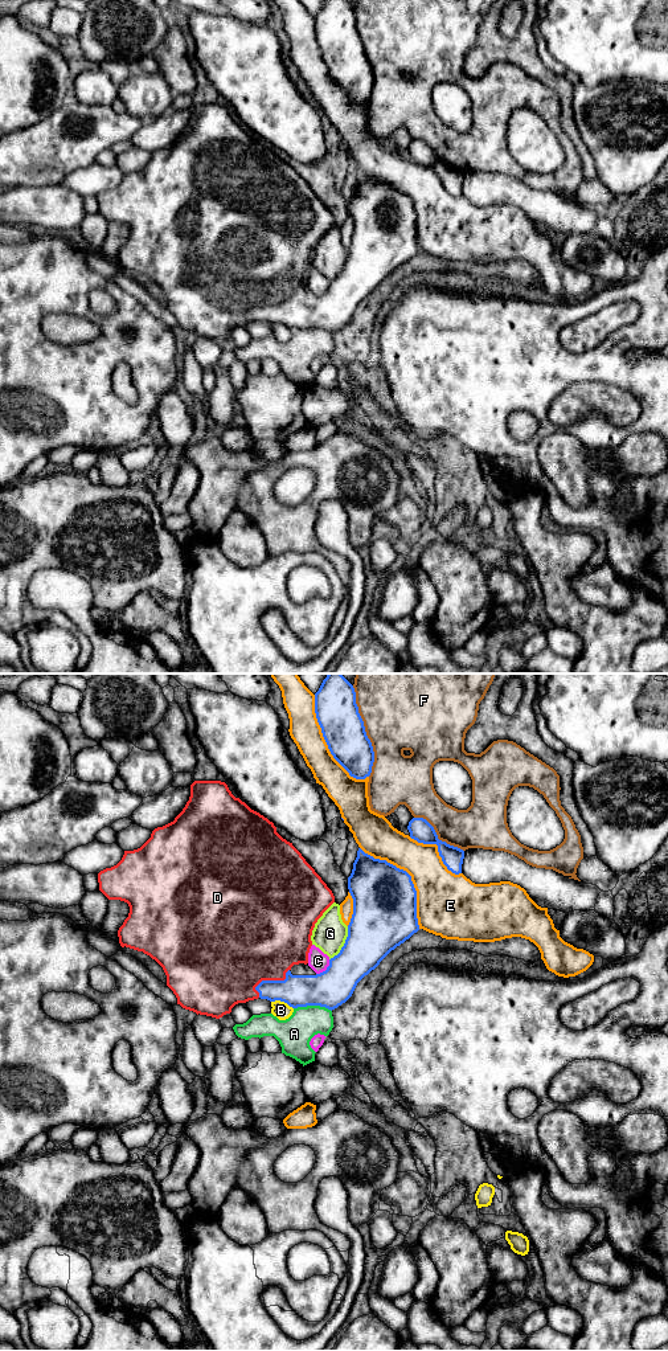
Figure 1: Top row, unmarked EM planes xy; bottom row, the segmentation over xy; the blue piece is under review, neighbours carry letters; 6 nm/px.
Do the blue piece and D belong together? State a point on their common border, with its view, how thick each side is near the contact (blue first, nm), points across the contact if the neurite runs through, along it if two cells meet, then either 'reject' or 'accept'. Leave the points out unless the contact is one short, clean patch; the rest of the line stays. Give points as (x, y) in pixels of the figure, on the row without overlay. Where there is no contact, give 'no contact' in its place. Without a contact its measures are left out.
meets blue in xy at (270, 303); 190 nm thick on the blue side, 480 nm on the other; accept

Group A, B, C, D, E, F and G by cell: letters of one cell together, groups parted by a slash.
A / B / C / D / E / F / G

